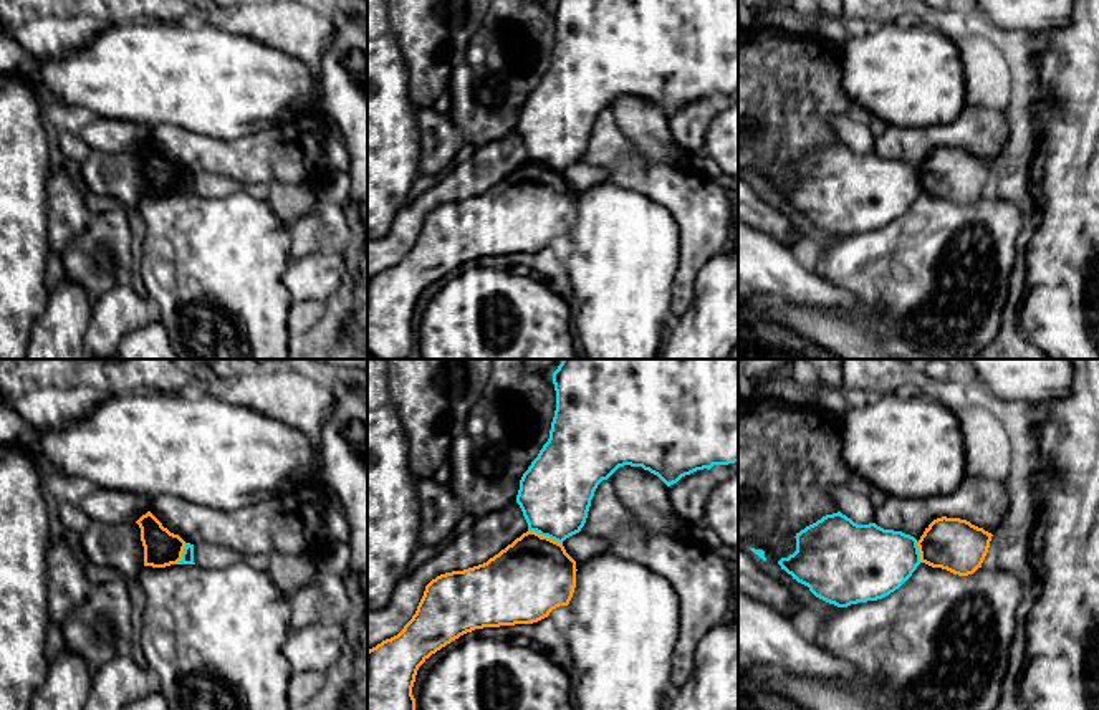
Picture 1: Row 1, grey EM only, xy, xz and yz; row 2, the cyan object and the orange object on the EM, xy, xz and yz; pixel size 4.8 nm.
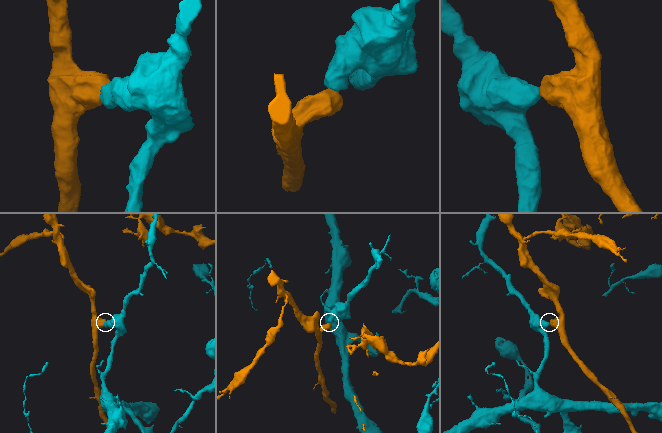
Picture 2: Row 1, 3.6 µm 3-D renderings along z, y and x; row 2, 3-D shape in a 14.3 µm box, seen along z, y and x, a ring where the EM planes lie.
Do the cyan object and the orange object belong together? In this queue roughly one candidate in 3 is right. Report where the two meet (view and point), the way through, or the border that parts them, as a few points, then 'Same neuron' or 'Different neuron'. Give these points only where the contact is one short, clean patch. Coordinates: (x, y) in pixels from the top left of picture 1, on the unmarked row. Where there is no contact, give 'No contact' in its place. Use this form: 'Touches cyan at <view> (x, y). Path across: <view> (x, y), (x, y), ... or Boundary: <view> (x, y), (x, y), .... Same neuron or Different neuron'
Touches cyan at xz (545, 164). Boundary: xz (528, 158), (561, 172). Different neuron

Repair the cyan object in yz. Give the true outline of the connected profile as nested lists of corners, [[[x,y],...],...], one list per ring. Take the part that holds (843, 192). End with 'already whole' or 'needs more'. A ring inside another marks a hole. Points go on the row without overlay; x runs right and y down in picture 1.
[[[841,141],[796,162],[796,180],[778,194],[798,212],[837,237],[877,230],[917,199],[917,169],[876,152],[857,154]]] | already whole

